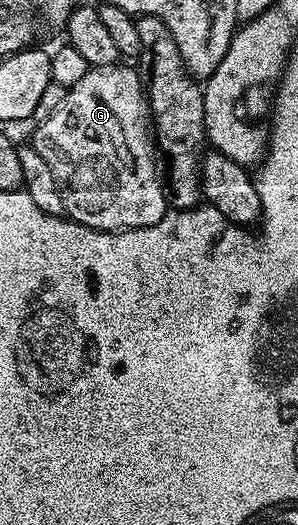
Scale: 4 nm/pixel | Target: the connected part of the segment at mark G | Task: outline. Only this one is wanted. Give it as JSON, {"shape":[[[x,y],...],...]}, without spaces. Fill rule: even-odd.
{"shape":[[[127,63],[108,64],[105,68],[89,67],[86,78],[67,89],[62,104],[45,121],[35,125],[36,133],[30,137],[32,147],[42,154],[46,166],[50,166],[50,174],[54,174],[67,219],[109,234],[126,228],[149,228],[169,211],[166,188],[158,175],[158,156],[150,135],[146,84],[141,73],[139,76],[124,64]]]}

